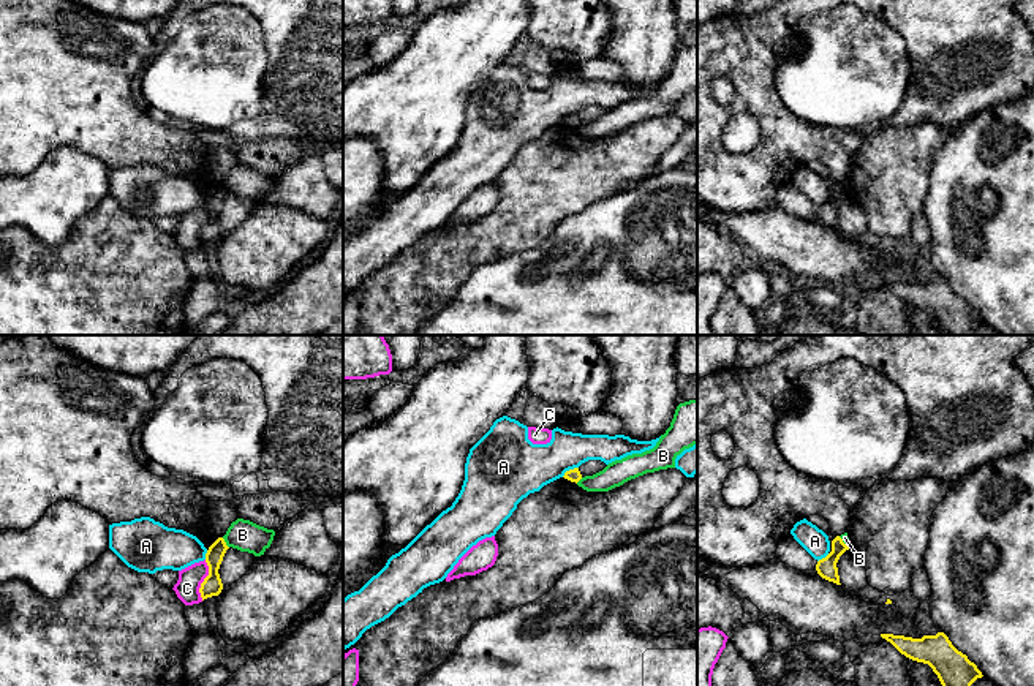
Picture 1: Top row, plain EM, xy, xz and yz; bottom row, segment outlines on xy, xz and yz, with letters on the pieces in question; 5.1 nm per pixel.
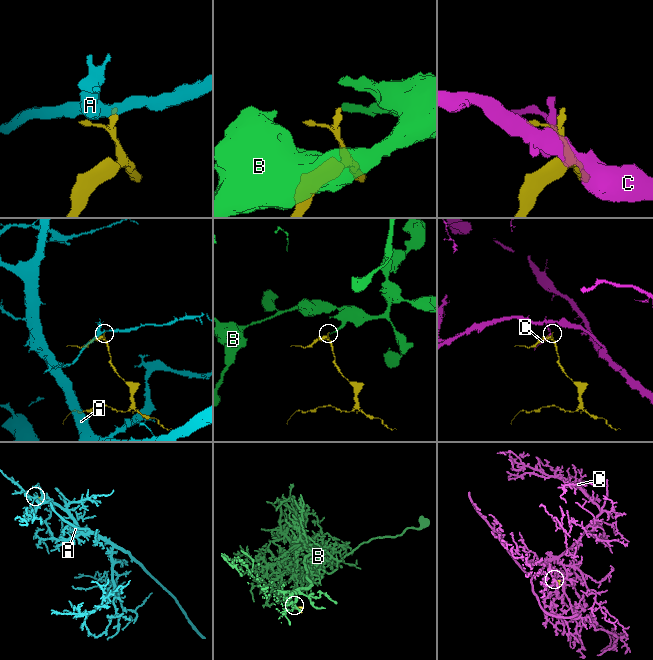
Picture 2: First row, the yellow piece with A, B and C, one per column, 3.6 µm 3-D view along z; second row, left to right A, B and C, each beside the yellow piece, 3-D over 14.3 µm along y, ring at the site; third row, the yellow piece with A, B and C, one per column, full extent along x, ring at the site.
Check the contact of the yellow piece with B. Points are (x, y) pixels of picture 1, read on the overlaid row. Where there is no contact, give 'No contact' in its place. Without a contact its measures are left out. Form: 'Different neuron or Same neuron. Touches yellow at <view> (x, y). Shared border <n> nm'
Different neuron. Touches yellow at xy (225, 542). Shared border 70 nm

